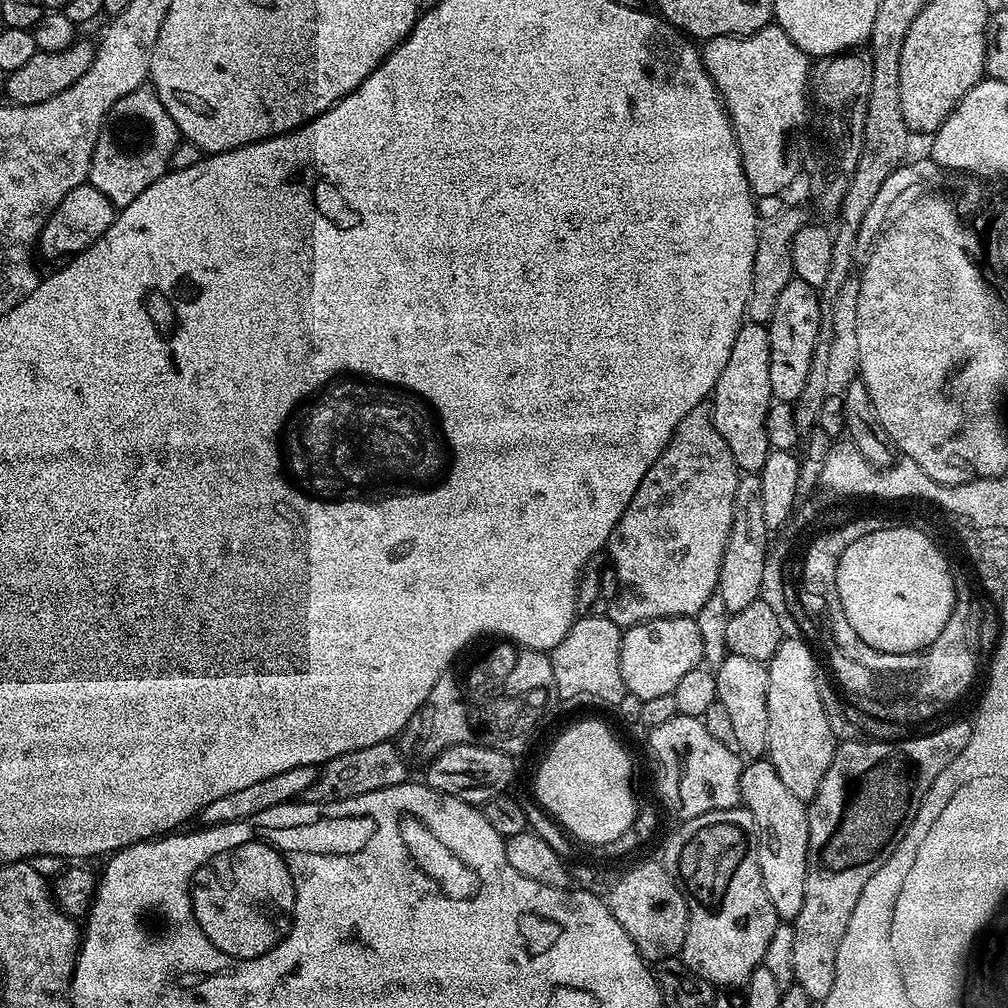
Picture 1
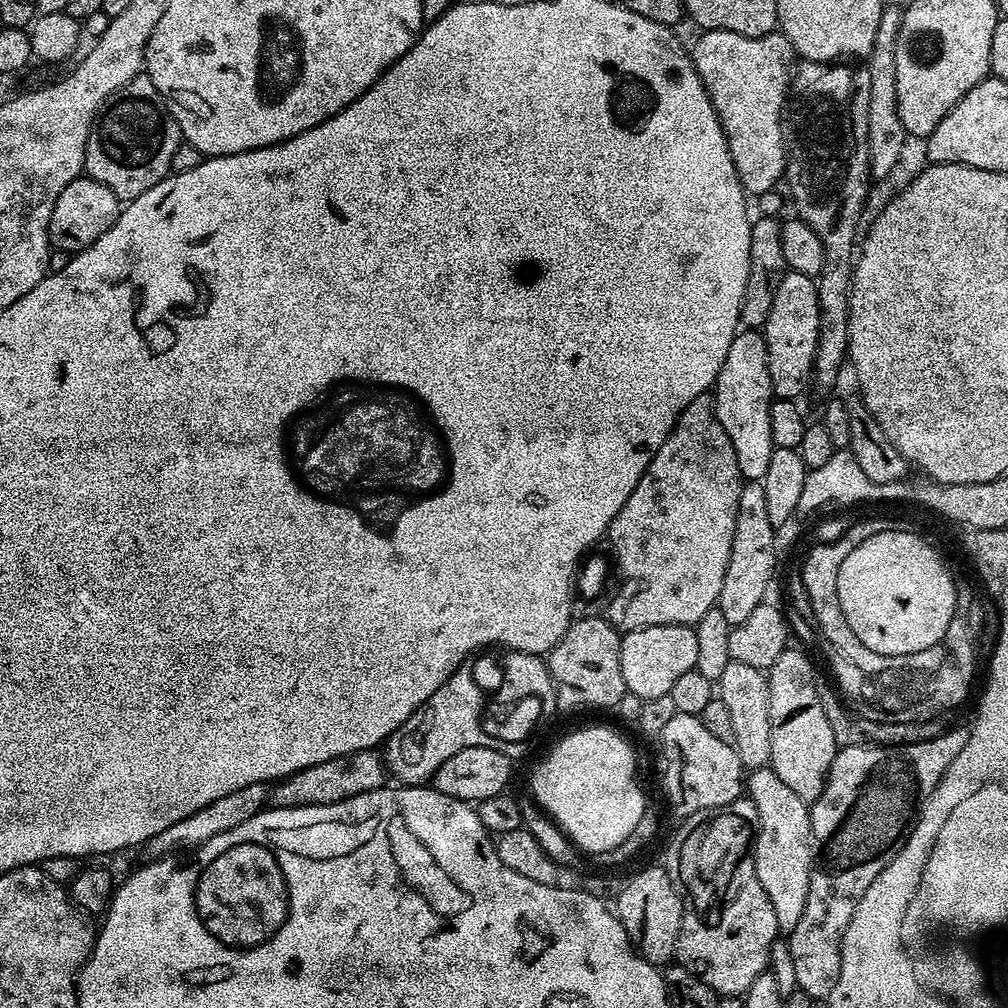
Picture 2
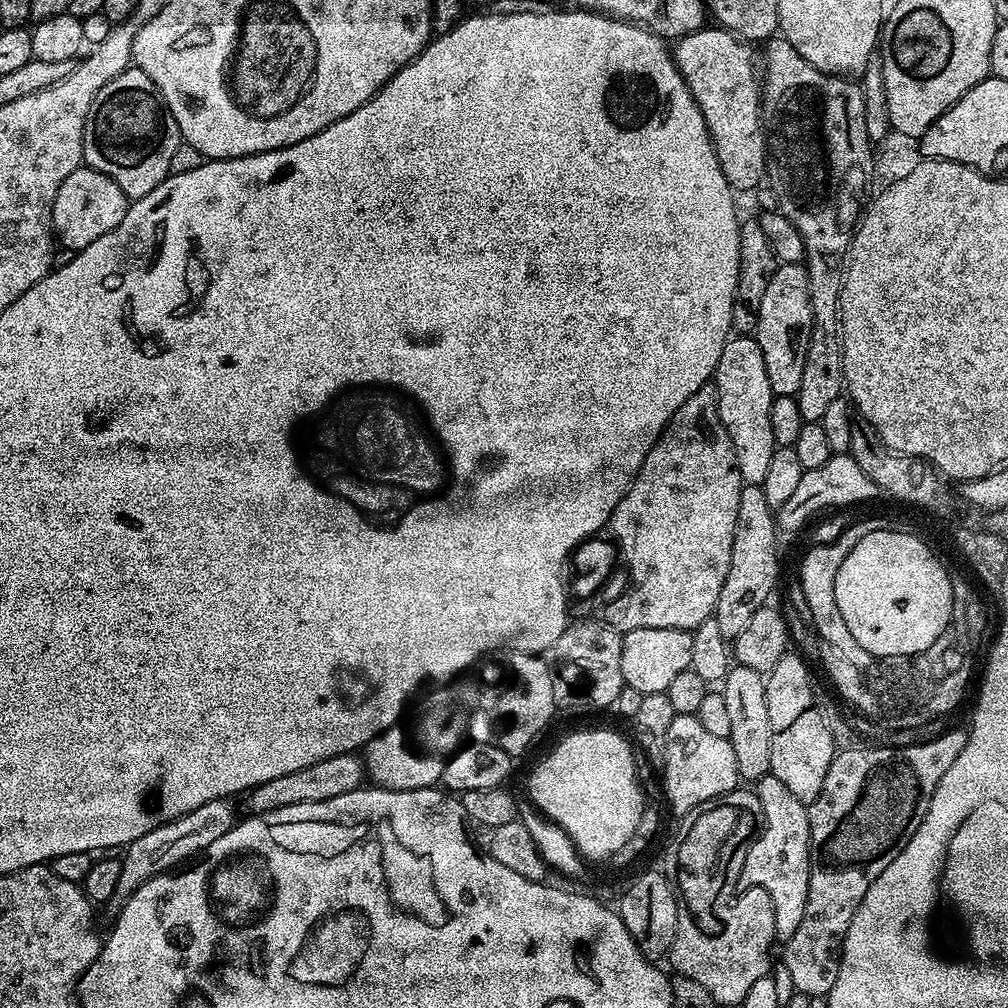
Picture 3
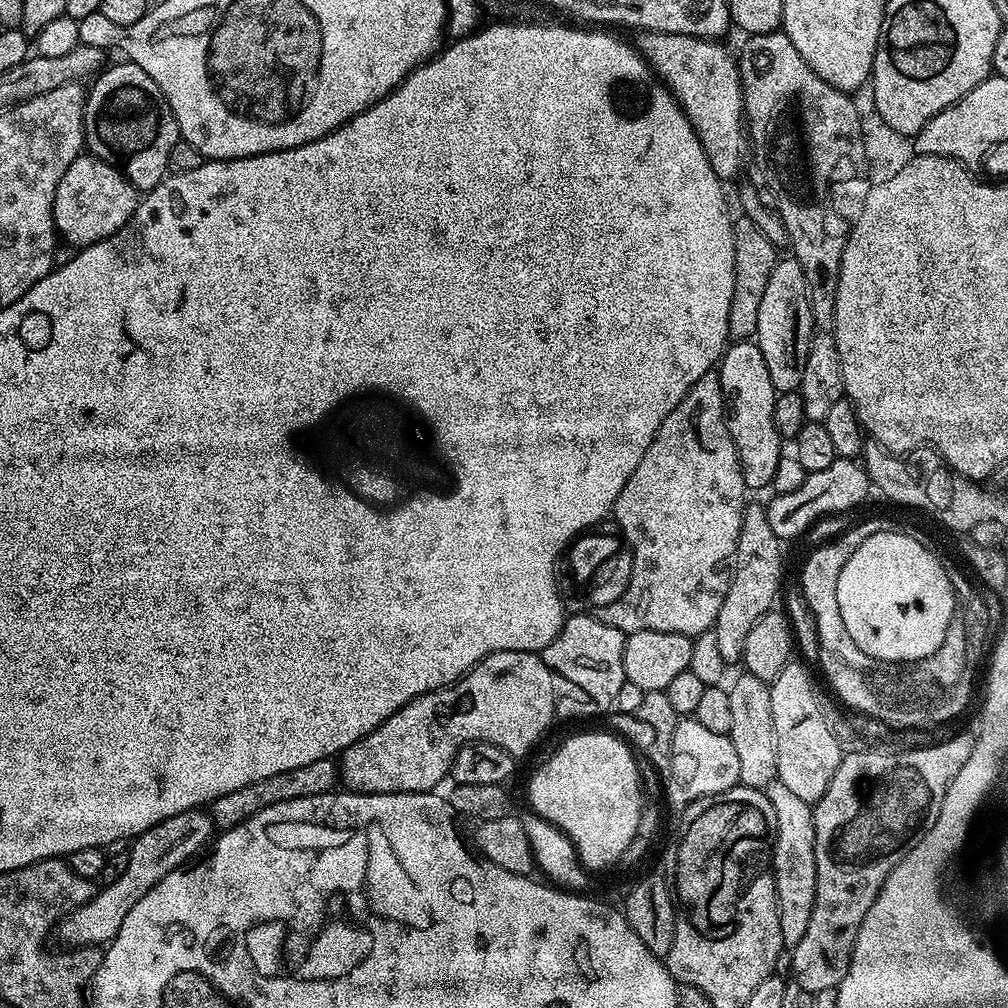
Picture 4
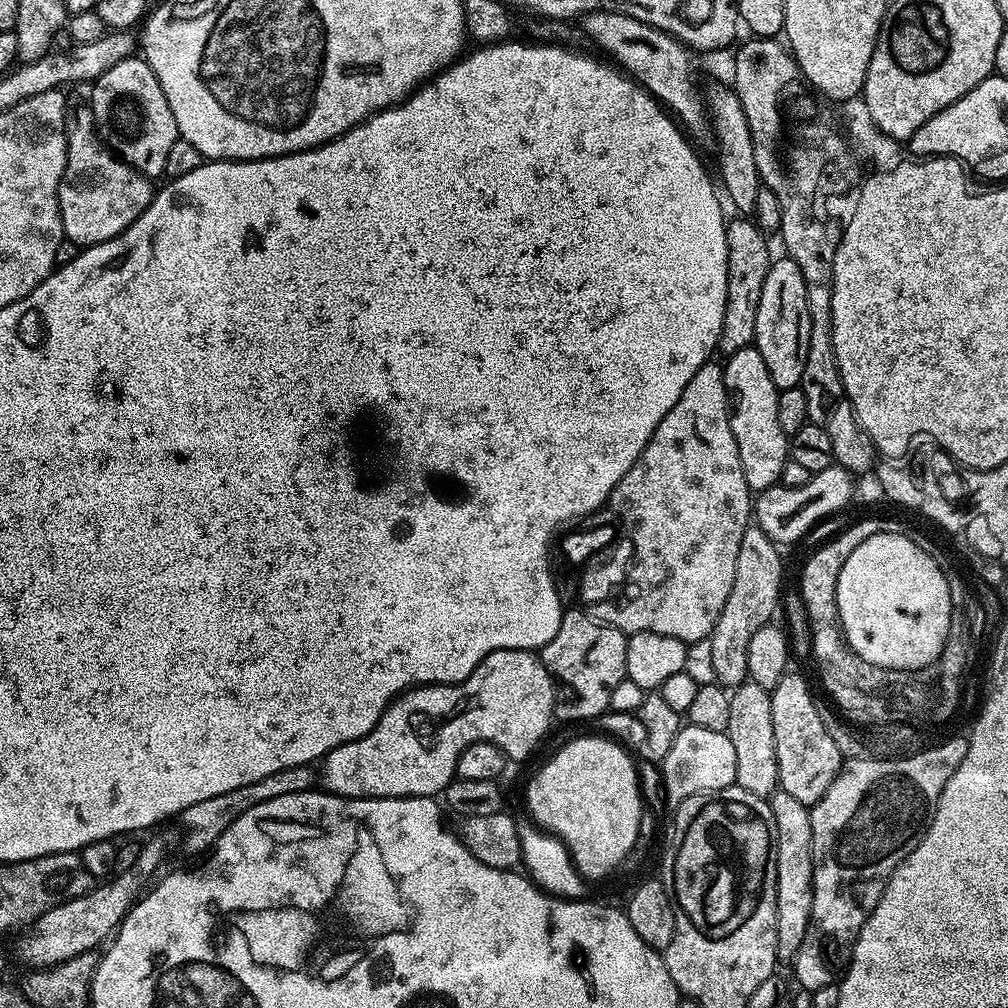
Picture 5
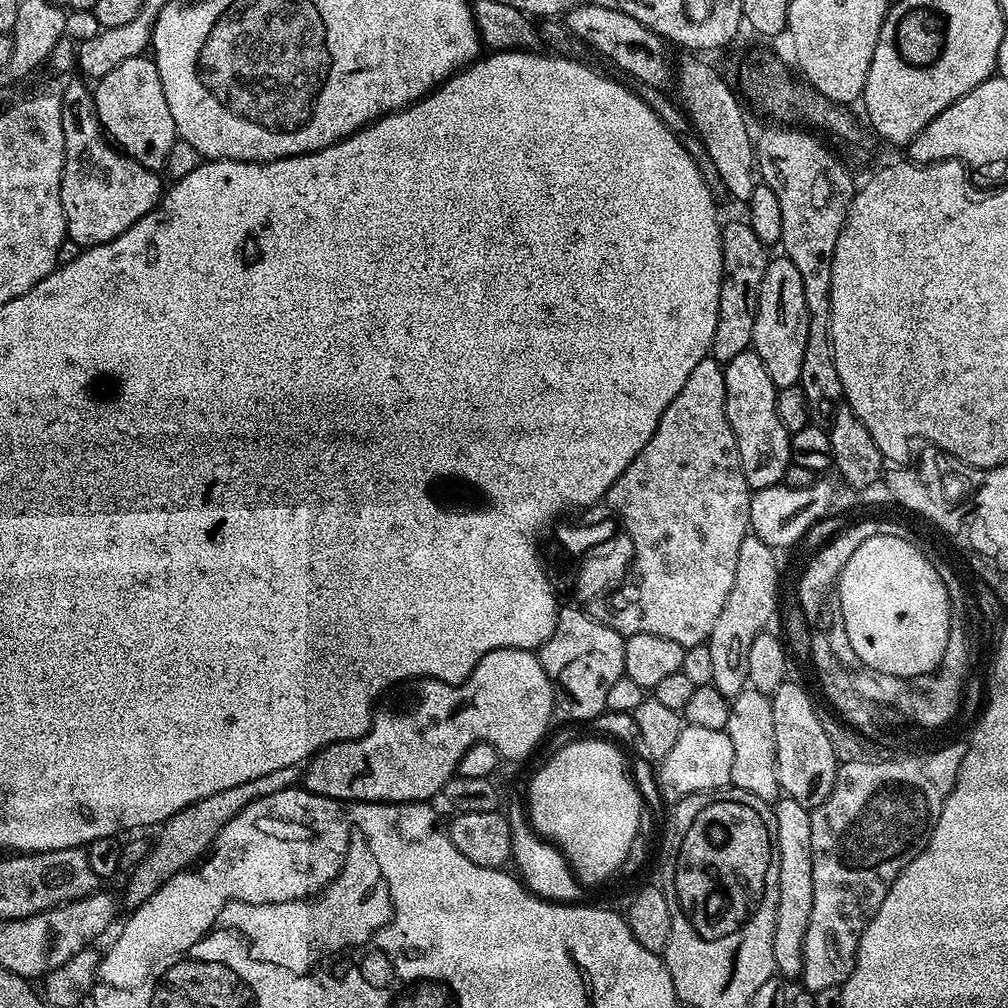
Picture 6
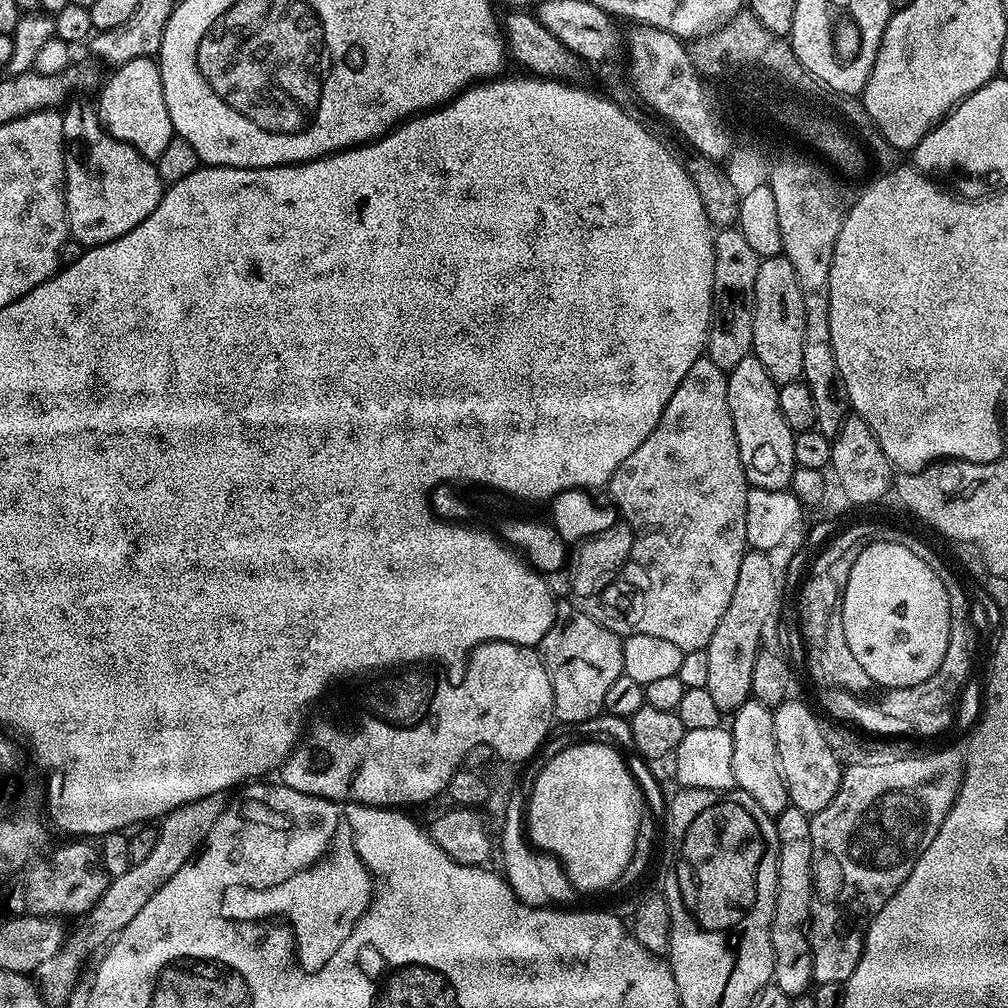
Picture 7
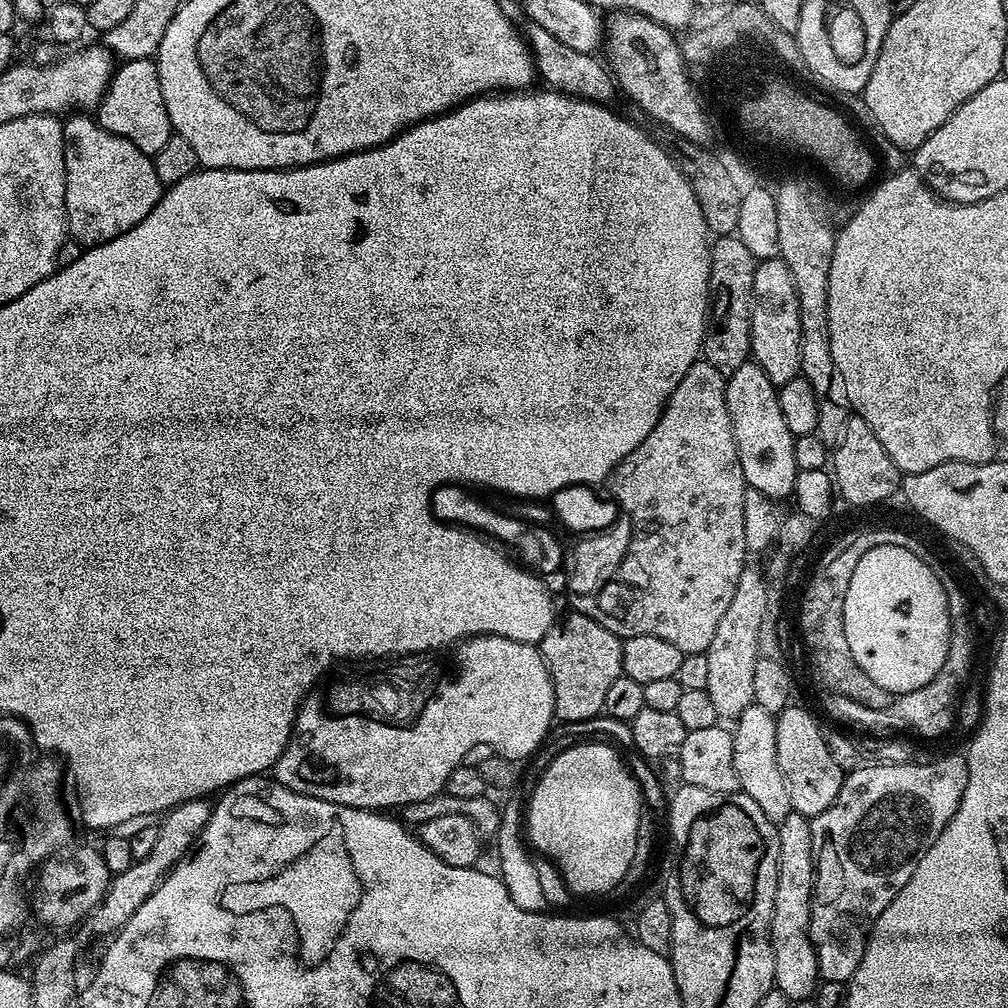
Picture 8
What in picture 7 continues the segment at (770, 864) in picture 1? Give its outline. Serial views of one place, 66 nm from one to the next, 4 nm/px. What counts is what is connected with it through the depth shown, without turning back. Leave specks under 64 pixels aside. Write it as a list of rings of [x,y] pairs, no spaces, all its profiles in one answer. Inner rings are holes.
[[[791,806],[776,817],[778,830],[778,874],[776,875],[776,909],[772,915],[774,946],[774,984],[789,996],[803,996],[809,991],[812,978],[812,951],[808,945],[806,925],[812,911],[812,839],[809,813]]]

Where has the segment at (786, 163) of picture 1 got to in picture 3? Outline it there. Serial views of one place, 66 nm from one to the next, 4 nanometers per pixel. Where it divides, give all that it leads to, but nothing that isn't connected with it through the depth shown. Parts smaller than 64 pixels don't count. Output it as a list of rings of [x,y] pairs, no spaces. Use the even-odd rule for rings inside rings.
[[[705,26],[697,32],[689,32],[688,35],[679,37],[675,44],[676,69],[682,74],[690,94],[702,110],[702,118],[708,127],[718,158],[718,166],[722,166],[722,174],[726,174],[726,182],[737,193],[748,191],[751,193],[761,187],[768,163],[768,142],[762,115],[762,80],[761,77],[760,80],[756,77],[756,60],[748,49],[751,47],[739,36],[719,26]]]

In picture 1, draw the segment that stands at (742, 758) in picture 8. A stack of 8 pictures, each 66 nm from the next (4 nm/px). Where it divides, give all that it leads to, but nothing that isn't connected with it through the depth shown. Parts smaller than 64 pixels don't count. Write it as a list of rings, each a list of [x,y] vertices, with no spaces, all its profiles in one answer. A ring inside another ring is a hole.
[[[729,654],[715,669],[715,674],[716,698],[722,706],[726,706],[730,714],[734,734],[738,737],[736,748],[745,757],[763,757],[768,751],[768,735],[770,734],[770,714],[766,706],[768,670],[765,662],[755,661],[754,658],[744,658],[739,654]]]

